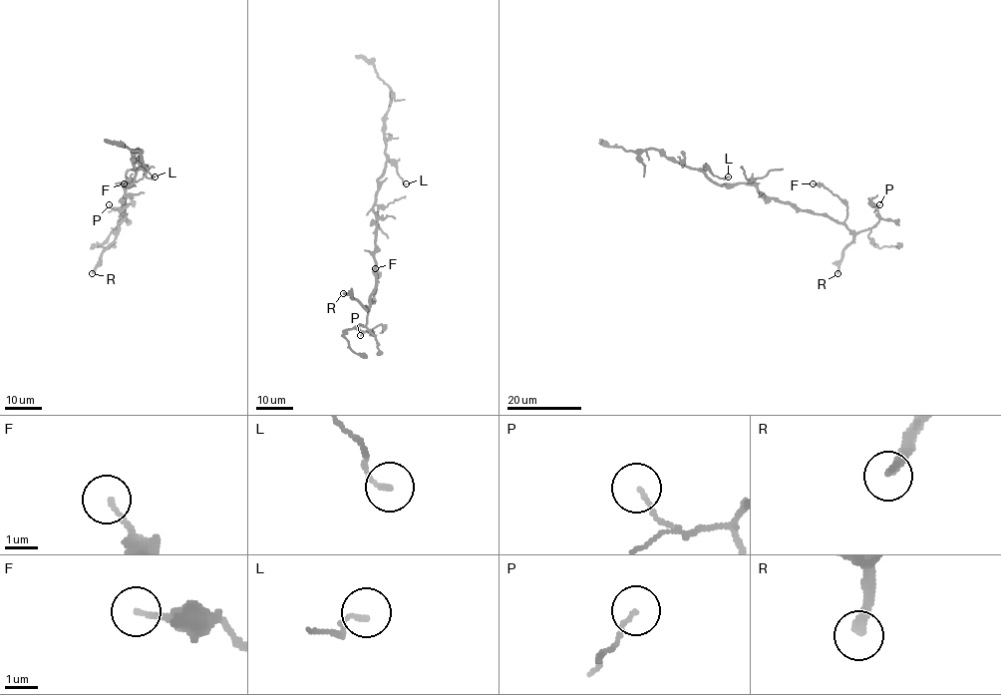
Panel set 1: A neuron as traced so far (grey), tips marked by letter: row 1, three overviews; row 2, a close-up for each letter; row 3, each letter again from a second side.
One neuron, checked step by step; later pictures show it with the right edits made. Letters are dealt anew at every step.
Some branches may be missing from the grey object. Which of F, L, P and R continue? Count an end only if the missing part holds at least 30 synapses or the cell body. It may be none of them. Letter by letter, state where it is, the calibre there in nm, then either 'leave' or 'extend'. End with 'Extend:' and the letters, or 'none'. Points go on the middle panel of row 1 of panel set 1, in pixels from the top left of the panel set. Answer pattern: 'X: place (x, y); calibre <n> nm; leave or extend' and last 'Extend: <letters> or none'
F: place (375, 268); calibre 130 nm; leave
L: place (406, 183); calibre 150 nm; leave
P: place (360, 335); calibre 110 nm; leave
R: place (343, 293); calibre 320 nm; extend
Extend: R

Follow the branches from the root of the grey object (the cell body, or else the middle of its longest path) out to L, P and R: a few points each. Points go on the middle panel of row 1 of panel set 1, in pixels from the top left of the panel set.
L: (376, 213), (373, 206), (378, 178), (387, 160), (396, 168), (406, 183)
P: (376, 213), (376, 287), (370, 295), (367, 316), (367, 328), (375, 335), (366, 331), (360, 335)
R: (376, 213), (376, 287), (370, 295), (369, 306), (367, 309), (356, 299), (343, 293)

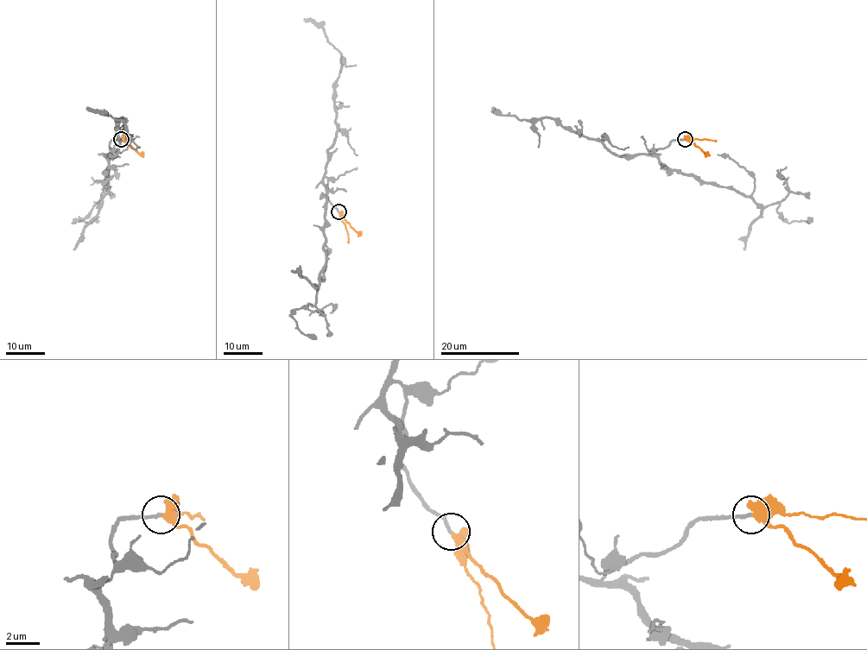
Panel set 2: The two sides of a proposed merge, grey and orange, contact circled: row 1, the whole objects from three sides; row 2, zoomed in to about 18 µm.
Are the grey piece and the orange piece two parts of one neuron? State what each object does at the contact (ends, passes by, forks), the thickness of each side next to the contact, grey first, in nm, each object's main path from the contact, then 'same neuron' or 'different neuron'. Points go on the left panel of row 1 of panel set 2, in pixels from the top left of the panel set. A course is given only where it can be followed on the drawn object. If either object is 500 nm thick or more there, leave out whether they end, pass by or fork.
grey ends there; orange passes by; 200 nm thick on the grey side, 360 nm on the other; grey runs (121, 139), (110, 141), (105, 156), (108, 190), (102, 203), (74, 222), (98, 220); orange runs (121, 139), (143, 156); same neuron

